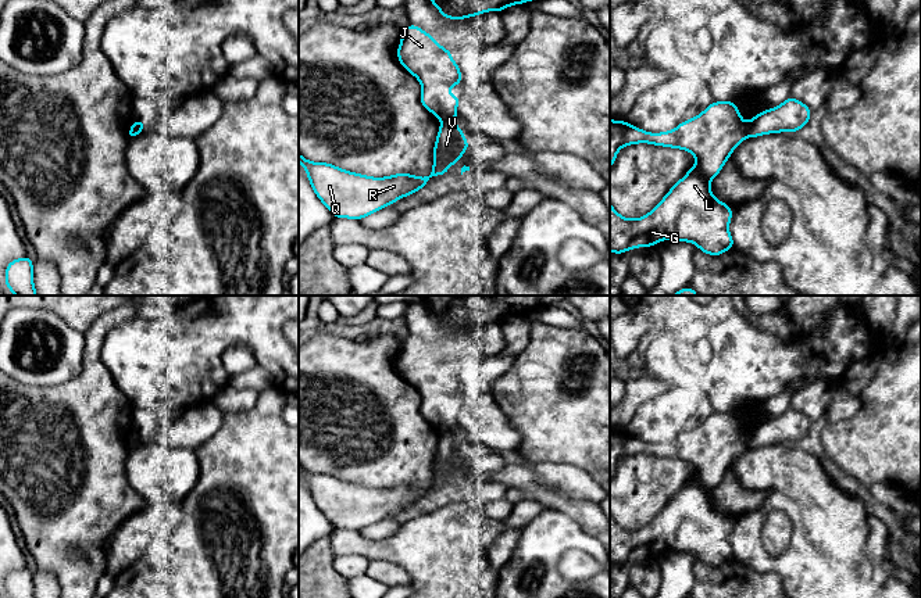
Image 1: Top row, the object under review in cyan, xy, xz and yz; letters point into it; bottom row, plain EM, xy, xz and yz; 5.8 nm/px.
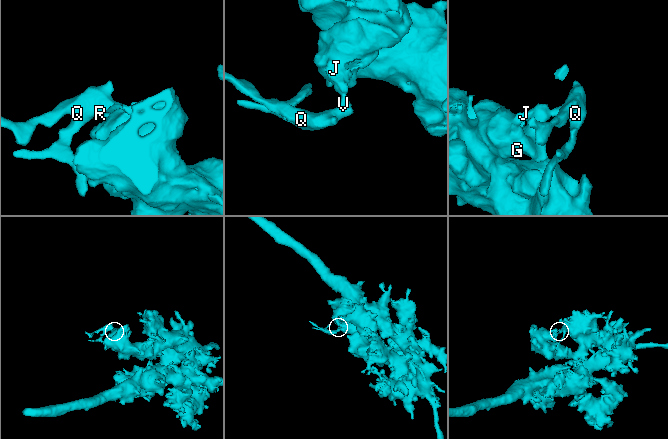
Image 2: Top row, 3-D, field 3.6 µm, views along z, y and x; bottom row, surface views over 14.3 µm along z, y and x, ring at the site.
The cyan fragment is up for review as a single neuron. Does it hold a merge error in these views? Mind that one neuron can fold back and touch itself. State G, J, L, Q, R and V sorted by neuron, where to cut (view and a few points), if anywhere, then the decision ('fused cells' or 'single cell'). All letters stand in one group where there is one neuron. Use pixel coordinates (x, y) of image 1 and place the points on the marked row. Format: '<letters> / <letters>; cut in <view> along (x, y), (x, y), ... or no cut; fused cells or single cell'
G J L / Q R V; cut in xz along (453, 118), (442, 121); fused cells

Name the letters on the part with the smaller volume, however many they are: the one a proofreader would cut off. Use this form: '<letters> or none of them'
Q, R, V

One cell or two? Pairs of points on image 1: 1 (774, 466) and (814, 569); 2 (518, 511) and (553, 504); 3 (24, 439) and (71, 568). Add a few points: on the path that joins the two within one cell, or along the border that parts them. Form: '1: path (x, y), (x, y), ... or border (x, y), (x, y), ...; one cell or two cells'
1: border (773, 490), (786, 494), (799, 505); two cells
2: border (531, 498), (545, 508); two cells
3: path (56, 471), (67, 483), (67, 536); one cell

